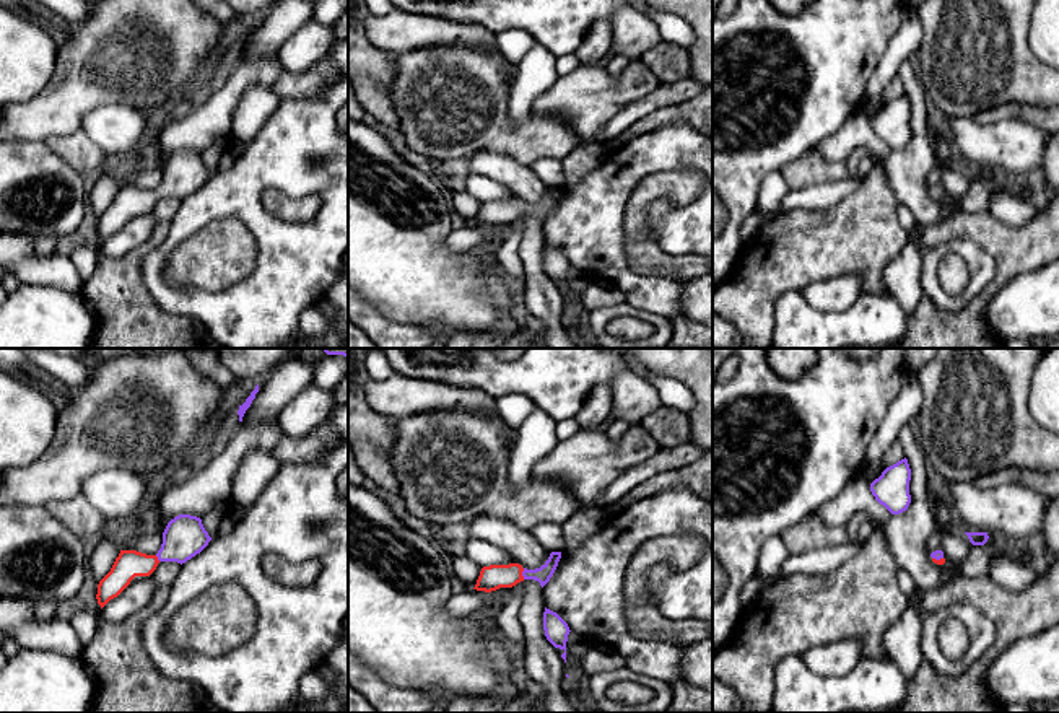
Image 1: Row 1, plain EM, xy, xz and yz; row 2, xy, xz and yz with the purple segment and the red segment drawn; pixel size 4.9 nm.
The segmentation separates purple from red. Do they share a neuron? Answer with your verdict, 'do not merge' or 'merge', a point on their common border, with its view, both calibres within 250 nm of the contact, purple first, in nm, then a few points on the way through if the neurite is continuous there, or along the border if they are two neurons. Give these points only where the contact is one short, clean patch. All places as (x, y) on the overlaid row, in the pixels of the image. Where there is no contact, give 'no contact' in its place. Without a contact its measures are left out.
merge | xz (522, 573) | 80/120 nm | across xz (545, 572), (522, 573), (493, 577)

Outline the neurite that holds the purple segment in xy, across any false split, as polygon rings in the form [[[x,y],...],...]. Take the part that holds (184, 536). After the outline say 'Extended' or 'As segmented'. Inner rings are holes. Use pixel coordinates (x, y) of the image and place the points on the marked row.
[[[179,514],[171,519],[163,532],[163,544],[156,555],[137,550],[120,550],[111,571],[98,584],[98,604],[101,609],[117,597],[135,576],[150,576],[159,562],[185,563],[200,553],[211,537],[202,519],[190,514]]]. Extended

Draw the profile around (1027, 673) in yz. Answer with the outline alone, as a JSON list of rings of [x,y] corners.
[[[1059,623],[1012,643],[983,682],[1002,708],[1059,703]]]

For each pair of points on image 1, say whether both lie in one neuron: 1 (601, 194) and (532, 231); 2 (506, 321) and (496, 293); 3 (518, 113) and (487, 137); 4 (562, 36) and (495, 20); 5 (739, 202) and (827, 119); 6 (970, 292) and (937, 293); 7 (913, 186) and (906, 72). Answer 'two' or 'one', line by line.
1: two
2: one
3: two
4: one
5: one
6: one
7: one

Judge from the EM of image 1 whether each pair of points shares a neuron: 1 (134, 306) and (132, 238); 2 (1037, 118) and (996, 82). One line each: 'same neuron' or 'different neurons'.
1: different neurons
2: different neurons

